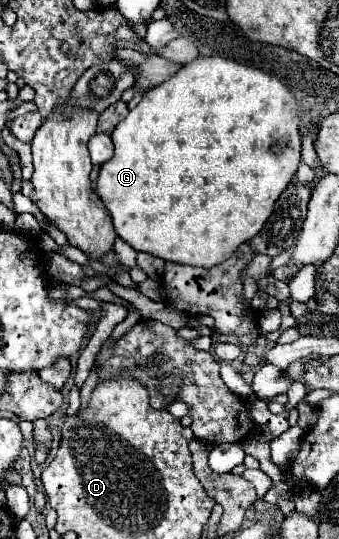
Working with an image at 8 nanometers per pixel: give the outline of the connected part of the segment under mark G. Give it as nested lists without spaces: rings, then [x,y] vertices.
[[[200,55],[194,61],[186,63],[174,77],[170,77],[162,85],[148,89],[144,93],[142,101],[126,115],[124,121],[120,121],[116,125],[116,129],[112,133],[116,151],[114,151],[114,157],[102,165],[94,191],[106,205],[106,209],[114,221],[114,229],[116,229],[118,237],[128,241],[136,251],[152,253],[164,261],[174,261],[174,263],[182,263],[182,265],[194,265],[194,267],[208,269],[212,265],[218,265],[218,261],[226,261],[238,249],[238,245],[242,245],[248,239],[252,239],[254,235],[258,235],[260,229],[264,227],[264,223],[268,221],[276,199],[290,185],[290,181],[294,179],[294,175],[298,171],[304,115],[306,115],[306,109],[296,101],[296,95],[274,73],[256,69],[252,65],[246,65],[246,63],[228,59],[228,57],[220,59],[218,55],[212,55],[212,57]]]

